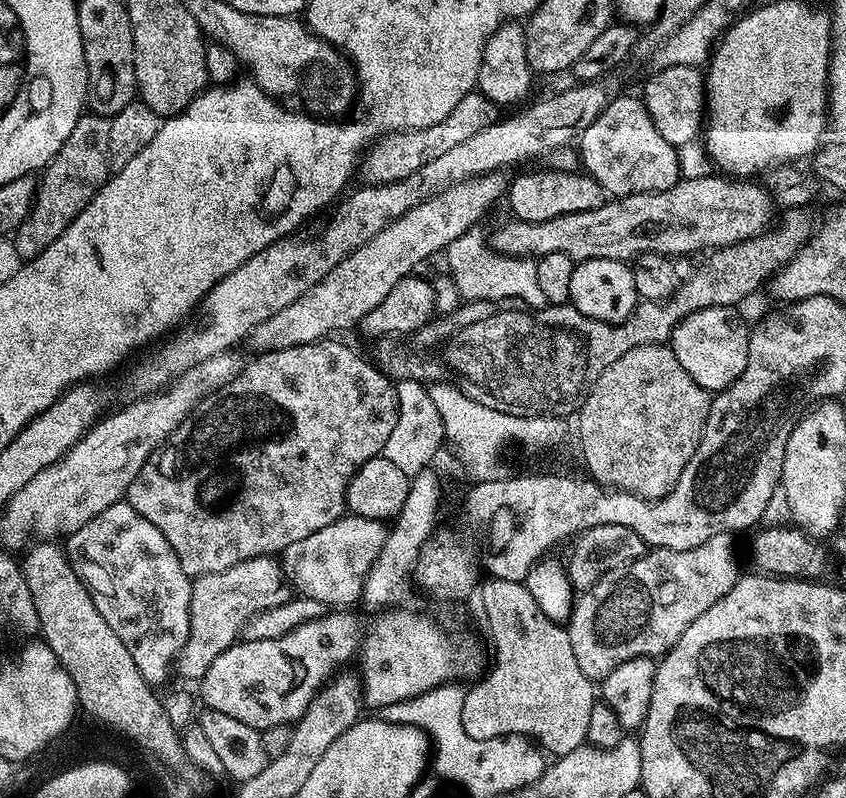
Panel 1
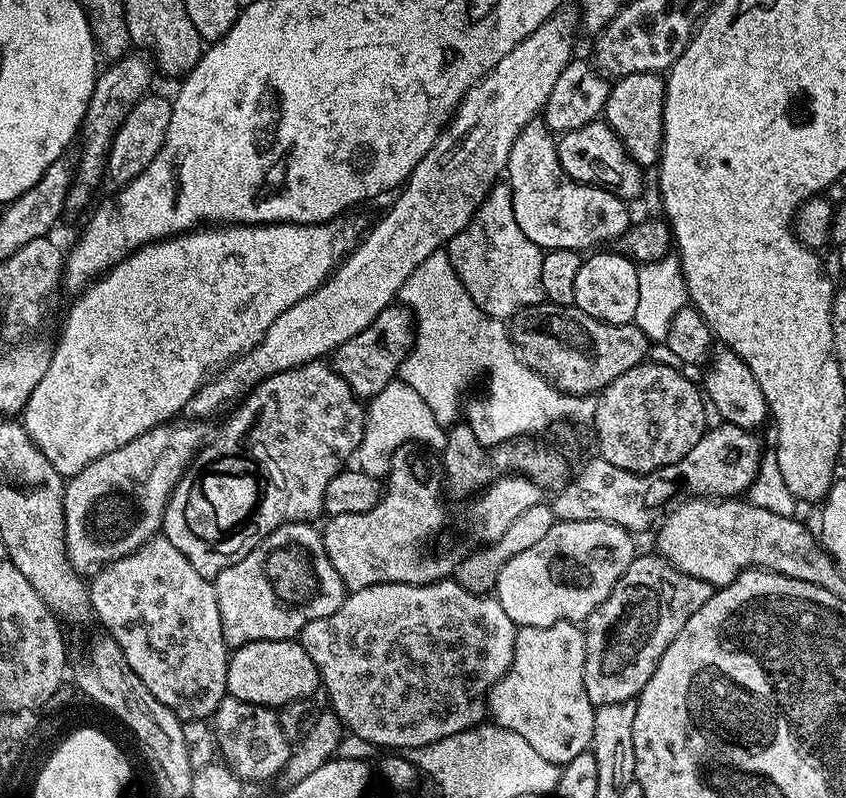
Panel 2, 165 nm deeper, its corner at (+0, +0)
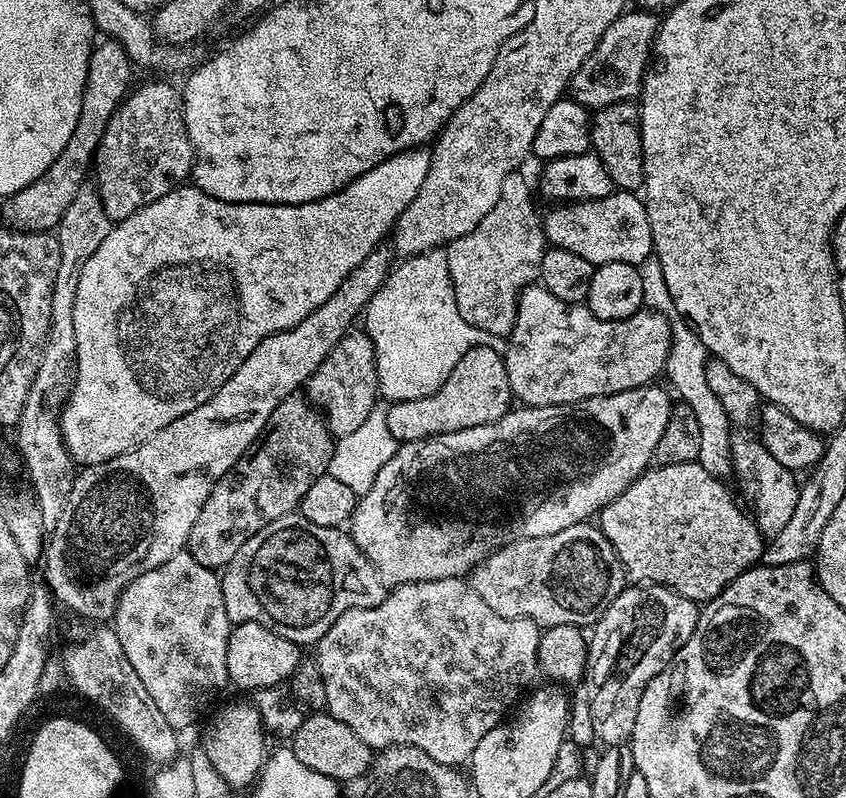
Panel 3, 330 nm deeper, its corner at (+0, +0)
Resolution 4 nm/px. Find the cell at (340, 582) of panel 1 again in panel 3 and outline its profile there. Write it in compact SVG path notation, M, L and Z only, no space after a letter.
M659 383L643 384L630 390L622 390L618 394L606 394L598 398L579 400L577 404L555 404L554 406L516 406L502 418L482 426L470 426L457 432L439 432L437 436L427 436L421 440L406 440L399 445L382 470L378 472L374 484L365 488L363 495L357 499L356 509L352 511L350 535L352 541L366 554L366 558L378 570L385 585L409 584L410 582L426 582L442 578L464 578L477 568L484 559L498 548L519 538L546 538L546 534L558 534L558 530L566 530L566 526L583 524L591 521L605 505L629 488L643 472L647 472L653 463L658 442L662 442L662 434L672 417L673 397L667 387L659 388Z

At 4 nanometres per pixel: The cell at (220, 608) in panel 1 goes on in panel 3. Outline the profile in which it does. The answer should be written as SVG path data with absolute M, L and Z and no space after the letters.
M299 514L278 518L249 538L238 554L224 565L220 585L226 614L233 625L258 622L258 626L266 626L266 630L301 646L315 645L348 608L373 608L386 595L386 585L378 570L374 570L366 554L352 541L347 531L314 526L314 522Z

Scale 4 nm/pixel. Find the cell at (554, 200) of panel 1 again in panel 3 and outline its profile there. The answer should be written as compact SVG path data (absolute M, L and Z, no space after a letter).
M613 190L606 198L597 200L577 200L575 202L560 202L542 216L544 225L544 239L553 248L570 250L579 254L591 264L605 264L606 262L630 262L639 266L645 259L653 255L652 231L650 218L644 209L643 199L634 192Z

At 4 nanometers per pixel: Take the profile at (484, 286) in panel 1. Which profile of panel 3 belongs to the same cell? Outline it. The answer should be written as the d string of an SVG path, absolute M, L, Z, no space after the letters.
M517 170L508 175L494 210L470 234L453 240L446 248L454 298L462 318L492 338L506 338L512 332L520 293L539 277L546 247L542 216L536 213L532 201L534 188L522 173Z

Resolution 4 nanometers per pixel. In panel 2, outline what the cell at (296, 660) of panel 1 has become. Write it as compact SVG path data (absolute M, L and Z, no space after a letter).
M259 640L253 644L244 644L231 653L228 661L227 695L242 698L242 702L264 704L267 708L279 709L281 704L311 697L312 691L321 683L321 673L314 666L310 654L296 640Z

